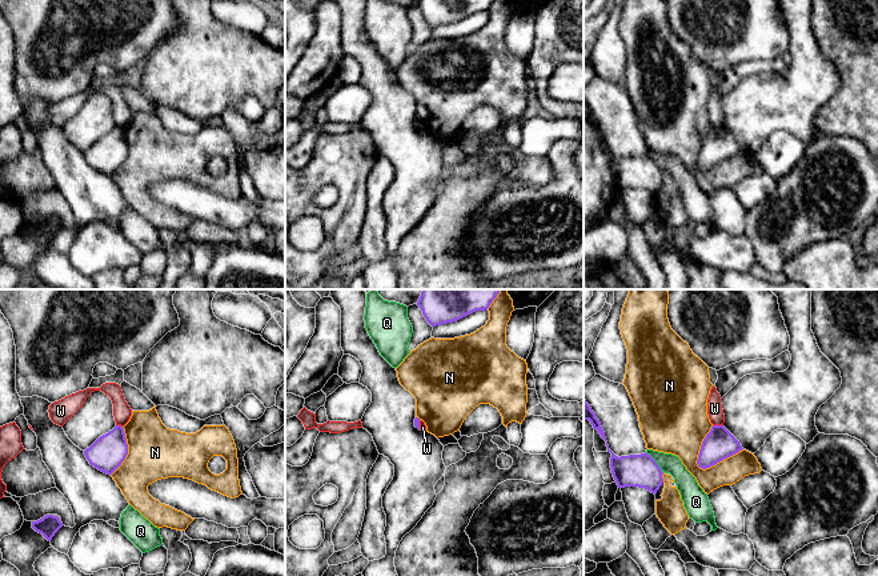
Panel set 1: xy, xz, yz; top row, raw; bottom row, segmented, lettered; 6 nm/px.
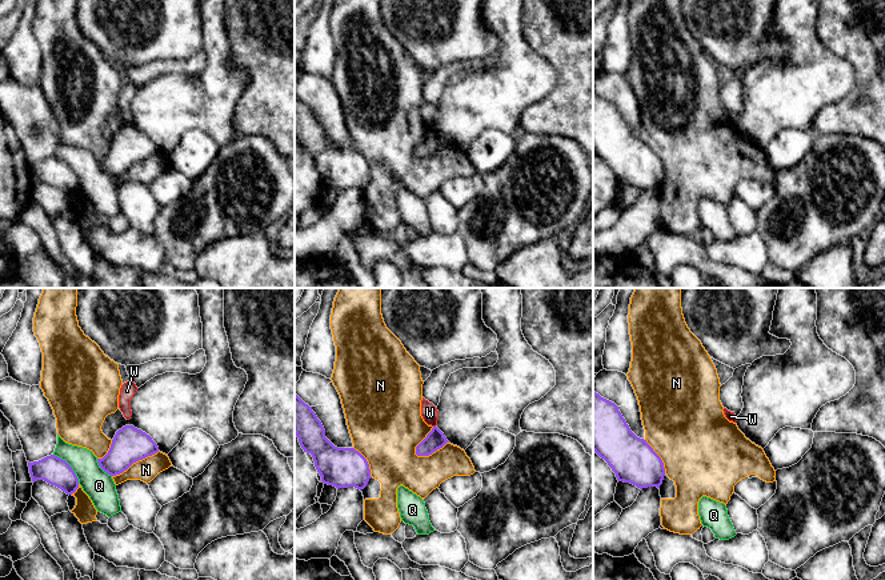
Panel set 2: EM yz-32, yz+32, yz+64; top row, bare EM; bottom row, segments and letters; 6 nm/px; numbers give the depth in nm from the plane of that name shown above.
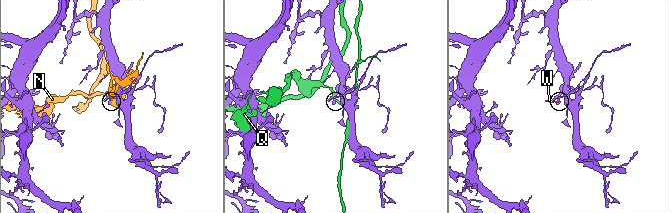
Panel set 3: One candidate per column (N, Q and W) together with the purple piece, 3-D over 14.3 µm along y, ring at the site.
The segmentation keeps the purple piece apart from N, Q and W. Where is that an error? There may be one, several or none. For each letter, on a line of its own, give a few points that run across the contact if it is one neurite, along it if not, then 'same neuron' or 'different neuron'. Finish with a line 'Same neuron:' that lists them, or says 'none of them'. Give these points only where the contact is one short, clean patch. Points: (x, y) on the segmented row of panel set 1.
N: different neuron
Q: different neuron
W: yz (713, 424), (722, 426) | different neuron
Same neuron: none of them

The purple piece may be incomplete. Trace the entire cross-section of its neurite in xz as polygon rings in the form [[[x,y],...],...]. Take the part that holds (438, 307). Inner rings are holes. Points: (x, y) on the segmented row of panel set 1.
[[[422,289],[417,305],[432,325],[457,321],[490,307],[501,289]]]

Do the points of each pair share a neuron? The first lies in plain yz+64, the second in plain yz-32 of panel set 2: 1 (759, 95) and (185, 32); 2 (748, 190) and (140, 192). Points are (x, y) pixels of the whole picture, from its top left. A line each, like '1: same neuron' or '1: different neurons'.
1: different neurons
2: different neurons

